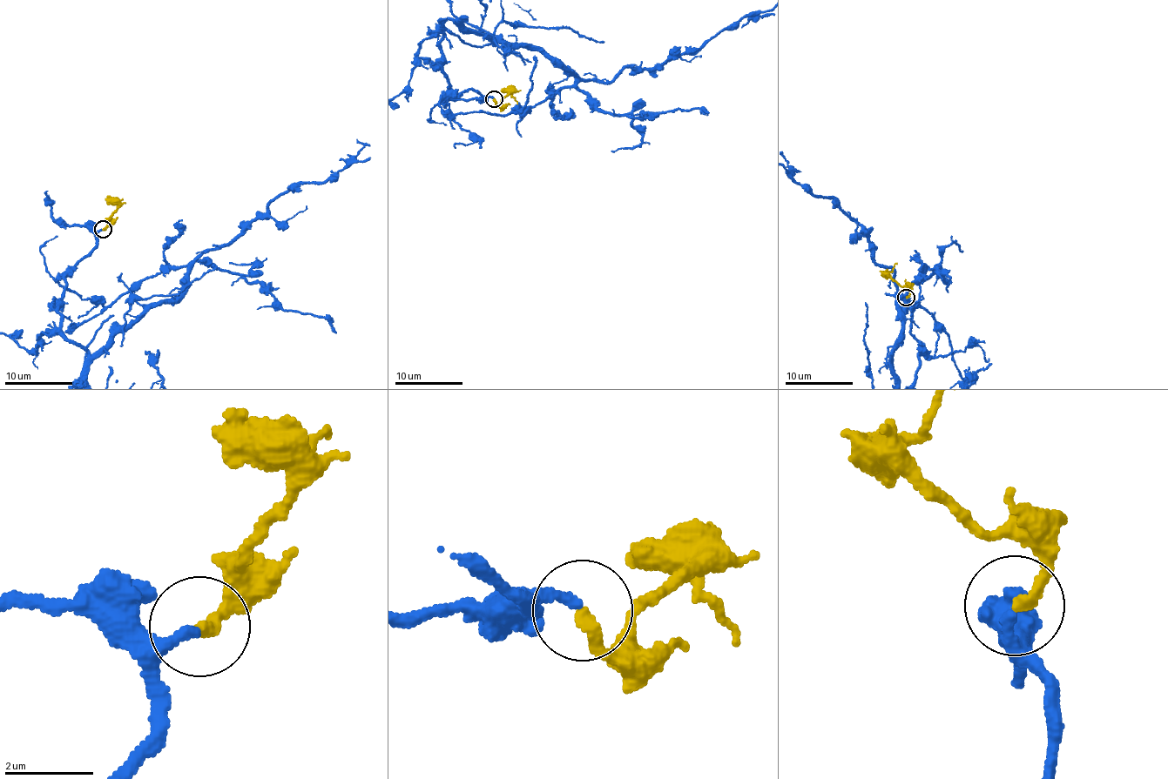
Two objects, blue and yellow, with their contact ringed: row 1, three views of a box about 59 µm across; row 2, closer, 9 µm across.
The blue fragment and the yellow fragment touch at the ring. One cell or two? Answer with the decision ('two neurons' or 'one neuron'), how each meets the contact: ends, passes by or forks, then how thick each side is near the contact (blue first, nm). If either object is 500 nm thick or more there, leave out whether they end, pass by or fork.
one neuron; blue ends there; yellow ends there; 240 nm thick on the blue side, 240 nm on the other

